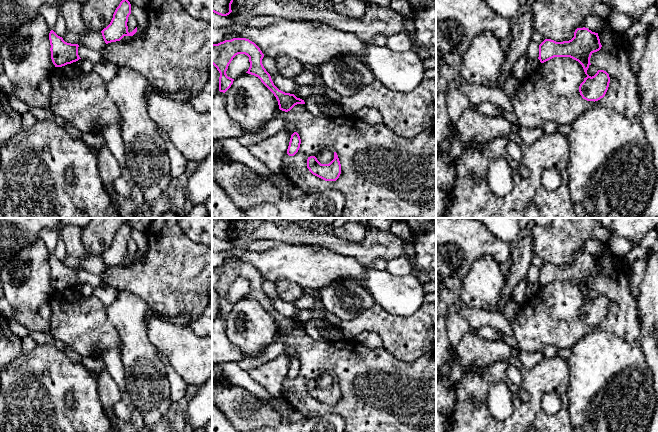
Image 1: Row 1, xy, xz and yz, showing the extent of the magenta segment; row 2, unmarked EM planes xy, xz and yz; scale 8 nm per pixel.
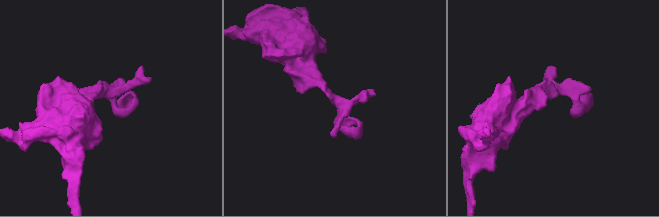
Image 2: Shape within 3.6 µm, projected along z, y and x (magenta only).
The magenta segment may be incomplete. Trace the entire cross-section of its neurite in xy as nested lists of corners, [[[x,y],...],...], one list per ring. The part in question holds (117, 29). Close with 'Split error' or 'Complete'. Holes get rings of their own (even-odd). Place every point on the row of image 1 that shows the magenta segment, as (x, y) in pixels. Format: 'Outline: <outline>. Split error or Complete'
Outline: [[[122,0],[116,8],[110,24],[101,33],[106,44],[120,41],[124,36],[133,36],[137,27],[128,32],[128,17],[131,14],[131,4],[128,0]]]. Complete

